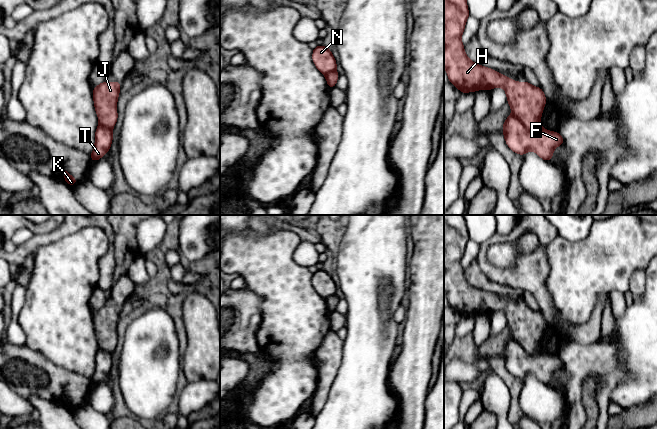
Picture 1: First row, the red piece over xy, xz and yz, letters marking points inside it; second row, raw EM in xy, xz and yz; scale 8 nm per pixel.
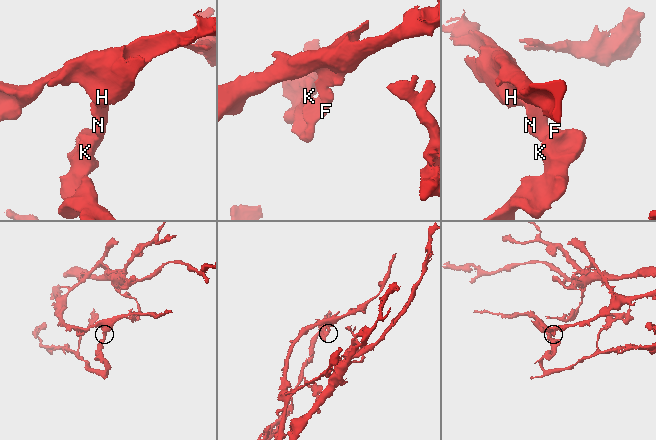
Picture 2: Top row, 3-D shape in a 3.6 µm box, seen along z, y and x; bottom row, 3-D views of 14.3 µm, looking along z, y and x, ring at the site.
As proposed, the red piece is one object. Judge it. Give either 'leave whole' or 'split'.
split

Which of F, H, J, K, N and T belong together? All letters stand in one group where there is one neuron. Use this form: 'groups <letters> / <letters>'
groups F K N T / H J

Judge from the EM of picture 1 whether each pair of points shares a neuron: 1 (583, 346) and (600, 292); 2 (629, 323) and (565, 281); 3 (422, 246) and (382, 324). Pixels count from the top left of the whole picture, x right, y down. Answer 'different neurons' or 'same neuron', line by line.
1: different neurons
2: different neurons
3: different neurons

